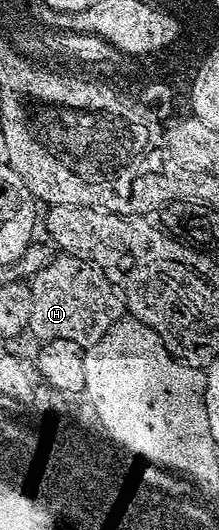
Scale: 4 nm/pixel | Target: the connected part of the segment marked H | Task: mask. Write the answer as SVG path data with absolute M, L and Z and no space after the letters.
M53 257L30 279L34 308L30 312L28 330L40 338L41 343L72 340L81 348L98 344L98 340L102 340L102 336L121 321L126 307L96 267L81 258L59 257Z

